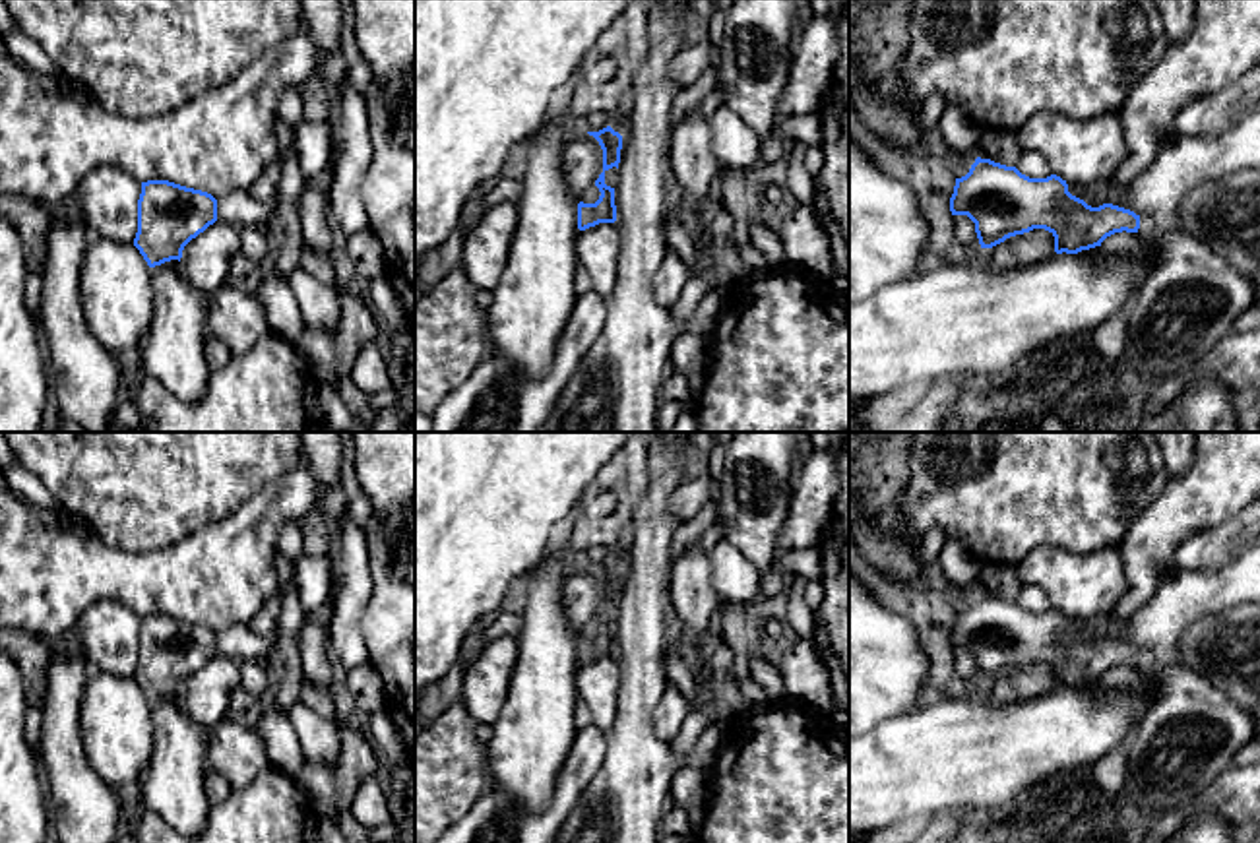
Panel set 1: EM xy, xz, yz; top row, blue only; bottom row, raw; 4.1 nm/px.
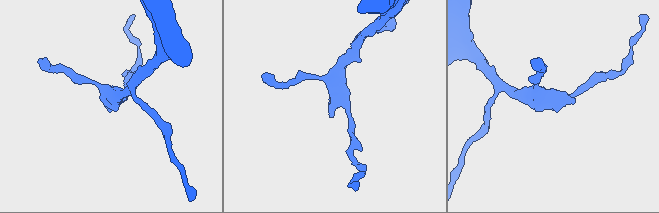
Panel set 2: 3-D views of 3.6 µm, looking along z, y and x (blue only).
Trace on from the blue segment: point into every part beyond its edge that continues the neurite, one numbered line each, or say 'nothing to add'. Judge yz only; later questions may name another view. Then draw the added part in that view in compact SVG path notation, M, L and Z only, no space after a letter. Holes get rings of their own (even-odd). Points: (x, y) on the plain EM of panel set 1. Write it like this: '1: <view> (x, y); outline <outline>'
1: yz (1193, 731); outline M1171 643L1140 651L1140 678L1155 684L1157 696L1144 725L1130 738L1126 802L1142 822L1192 806L1210 783L1235 765L1237 752L1254 736L1256 721L1208 678L1184 669Z

